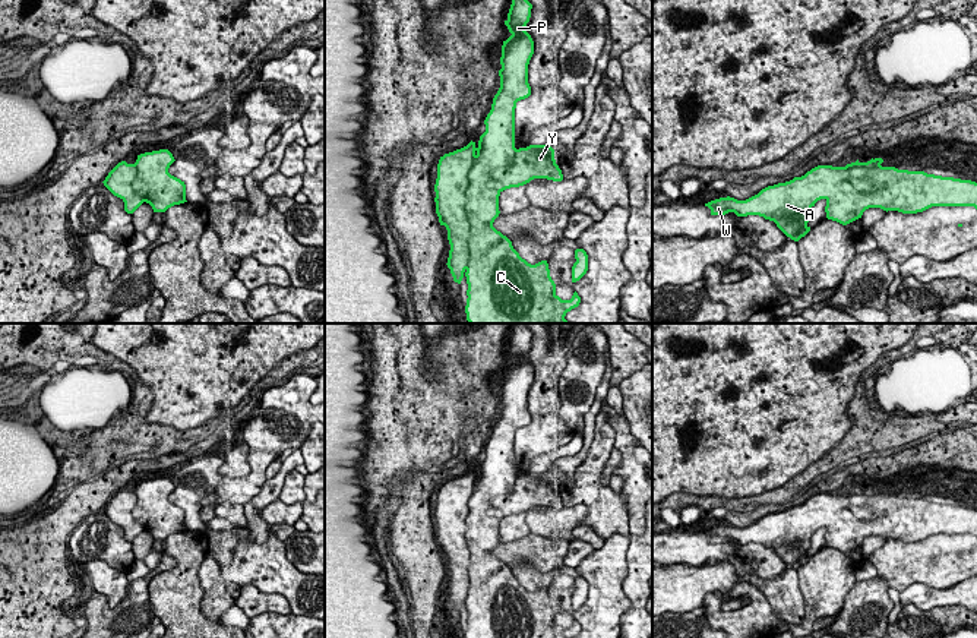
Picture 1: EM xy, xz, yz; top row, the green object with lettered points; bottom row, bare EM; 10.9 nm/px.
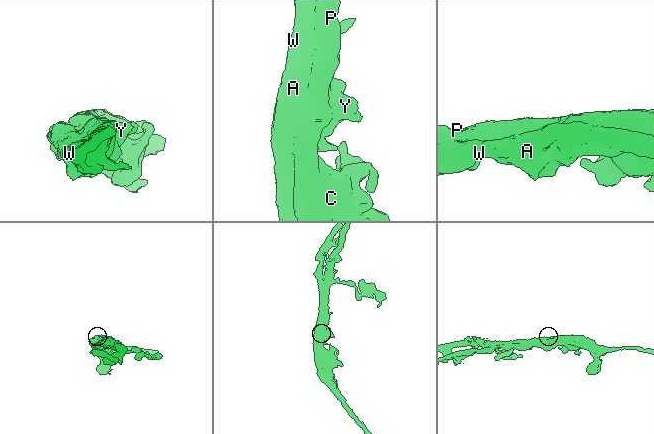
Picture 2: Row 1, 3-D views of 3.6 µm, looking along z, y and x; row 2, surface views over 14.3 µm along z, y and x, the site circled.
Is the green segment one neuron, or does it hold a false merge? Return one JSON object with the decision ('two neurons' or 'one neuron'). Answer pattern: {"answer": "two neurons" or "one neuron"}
{"answer": "two neurons"}

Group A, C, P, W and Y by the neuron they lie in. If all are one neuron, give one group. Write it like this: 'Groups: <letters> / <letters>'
Groups: A W Y / C P

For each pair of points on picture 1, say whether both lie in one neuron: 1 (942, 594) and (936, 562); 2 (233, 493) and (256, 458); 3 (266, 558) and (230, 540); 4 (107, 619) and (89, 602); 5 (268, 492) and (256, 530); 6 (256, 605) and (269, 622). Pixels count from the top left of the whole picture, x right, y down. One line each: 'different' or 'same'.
1: different
2: same
3: different
4: same
5: same
6: different

